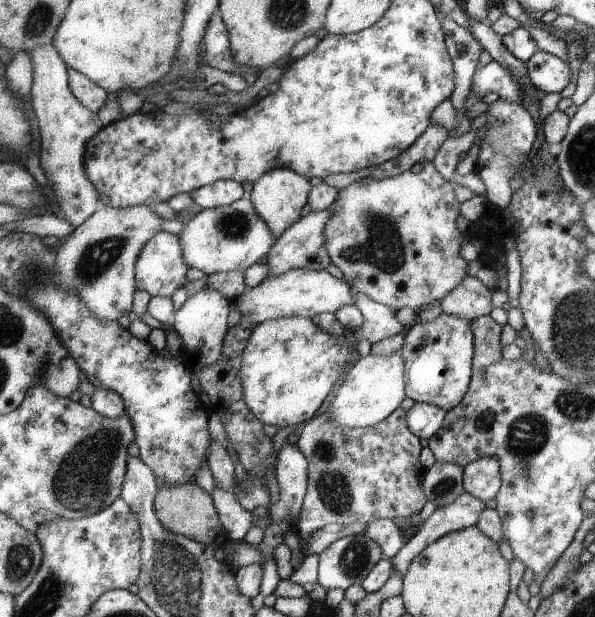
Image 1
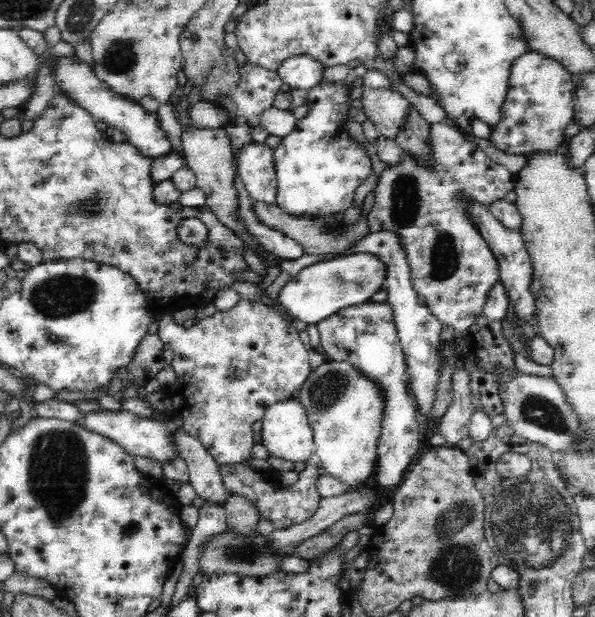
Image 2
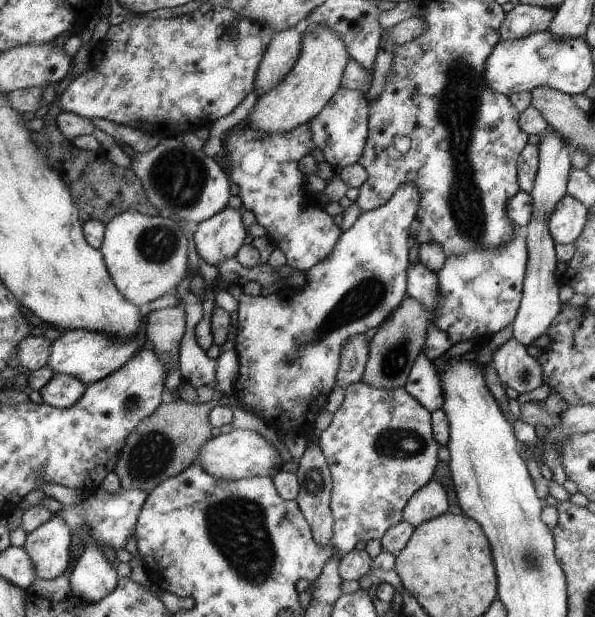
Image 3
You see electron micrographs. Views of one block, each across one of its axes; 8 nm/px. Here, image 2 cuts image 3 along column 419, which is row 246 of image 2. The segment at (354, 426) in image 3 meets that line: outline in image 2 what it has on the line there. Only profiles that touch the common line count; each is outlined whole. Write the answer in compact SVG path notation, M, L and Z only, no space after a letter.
M437 122L430 124L427 142L429 142L429 158L431 158L429 163L420 163L420 161L416 161L416 157L412 157L412 155L408 155L408 153L404 153L402 150L401 159L394 166L387 166L382 171L373 189L375 202L372 209L366 214L366 220L369 222L371 233L380 230L388 230L400 239L400 244L402 244L402 248L404 248L404 253L406 253L406 261L408 261L408 265L410 265L410 279L416 295L423 296L426 299L426 307L431 311L432 315L436 316L436 318L444 324L444 326L452 326L454 329L454 336L451 340L452 343L455 344L455 348L457 348L460 336L463 336L470 326L472 326L477 316L483 314L484 304L487 302L487 297L491 289L495 286L494 284L496 284L496 282L500 281L499 262L497 262L497 258L493 256L493 250L481 235L480 229L473 224L471 216L468 215L467 201L479 202L479 204L488 207L494 200L504 198L504 196L514 188L514 174L508 171L504 165L493 162L486 153L478 149L471 141L466 140L454 126L450 126L448 123Z

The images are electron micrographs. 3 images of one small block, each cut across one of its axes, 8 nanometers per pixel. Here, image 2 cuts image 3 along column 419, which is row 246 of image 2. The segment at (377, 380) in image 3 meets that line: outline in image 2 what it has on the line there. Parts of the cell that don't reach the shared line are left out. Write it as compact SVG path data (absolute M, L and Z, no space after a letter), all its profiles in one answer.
M254 201L254 211L258 219L272 229L278 229L288 238L296 240L300 247L304 248L304 253L308 255L340 255L346 250L352 250L352 247L364 239L368 234L372 234L369 229L369 222L366 220L367 215L358 207L356 203L348 207L345 211L328 213L327 215L305 215L294 216L284 211L282 207L274 204L265 204Z

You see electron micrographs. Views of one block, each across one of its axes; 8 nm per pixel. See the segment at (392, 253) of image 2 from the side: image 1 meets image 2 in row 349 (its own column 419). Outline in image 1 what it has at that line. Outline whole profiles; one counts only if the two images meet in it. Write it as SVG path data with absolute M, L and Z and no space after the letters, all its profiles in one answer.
M414 403L407 409L407 426L417 437L429 439L444 422L445 410L428 403Z

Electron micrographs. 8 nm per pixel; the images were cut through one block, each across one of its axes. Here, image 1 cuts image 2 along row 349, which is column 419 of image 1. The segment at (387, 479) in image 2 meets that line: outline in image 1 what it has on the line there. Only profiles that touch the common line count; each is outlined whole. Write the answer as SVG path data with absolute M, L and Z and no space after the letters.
M442 313L432 322L413 320L401 348L406 360L406 393L415 403L428 403L449 411L462 402L471 384L475 335L471 321Z

